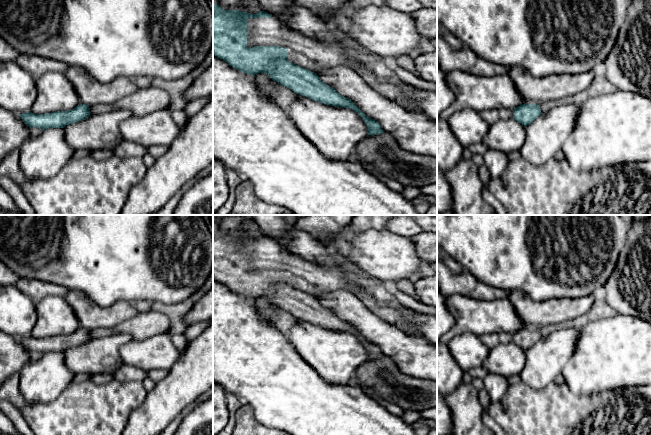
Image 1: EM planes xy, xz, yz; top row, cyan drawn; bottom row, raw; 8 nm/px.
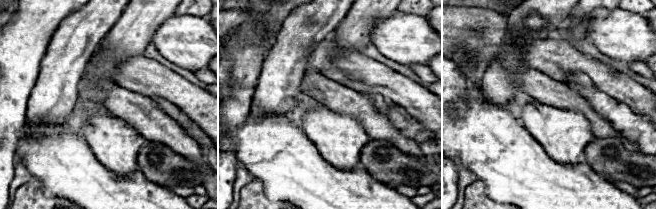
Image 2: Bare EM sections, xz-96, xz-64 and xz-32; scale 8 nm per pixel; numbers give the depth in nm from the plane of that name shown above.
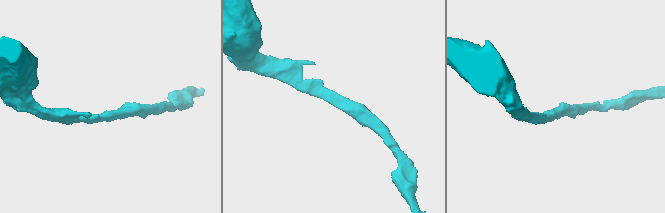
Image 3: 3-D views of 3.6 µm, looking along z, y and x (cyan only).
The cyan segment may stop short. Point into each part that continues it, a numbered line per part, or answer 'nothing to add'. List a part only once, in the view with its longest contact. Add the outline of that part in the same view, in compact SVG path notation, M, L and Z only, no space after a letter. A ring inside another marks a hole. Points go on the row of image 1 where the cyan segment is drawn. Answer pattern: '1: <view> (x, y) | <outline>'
1: xz (316, 56) | M275 16L247 19L247 47L280 46L287 49L287 61L317 75L334 67L348 67L389 100L412 112L423 112L411 99L413 87L407 83L390 83L378 79L365 65L347 56L338 44L328 44L305 37L284 26Z

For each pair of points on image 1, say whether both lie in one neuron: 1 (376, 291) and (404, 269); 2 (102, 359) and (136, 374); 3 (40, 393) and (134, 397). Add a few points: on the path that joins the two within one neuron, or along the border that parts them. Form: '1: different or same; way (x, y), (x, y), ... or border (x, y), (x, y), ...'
1: different; border (367, 273), (388, 283)
2: different; border (142, 369), (136, 366), (121, 365), (112, 374)
3: different; border (71, 382), (54, 399), (48, 402), (37, 403)

